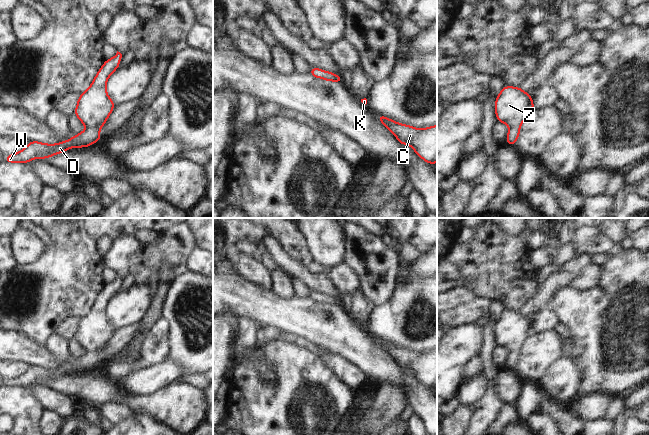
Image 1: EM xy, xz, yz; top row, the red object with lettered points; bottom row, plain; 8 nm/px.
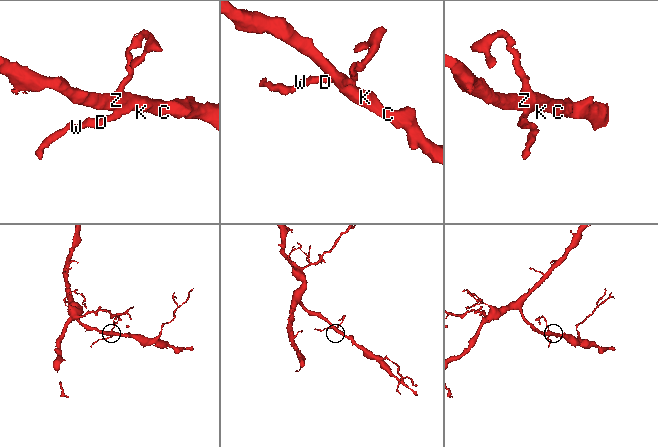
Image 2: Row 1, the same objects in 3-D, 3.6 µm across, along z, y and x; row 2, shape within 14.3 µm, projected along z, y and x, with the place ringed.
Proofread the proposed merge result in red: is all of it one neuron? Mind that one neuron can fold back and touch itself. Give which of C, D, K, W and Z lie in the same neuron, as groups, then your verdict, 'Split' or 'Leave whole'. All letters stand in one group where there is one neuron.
Groups: C D K W Z. Leave whole

